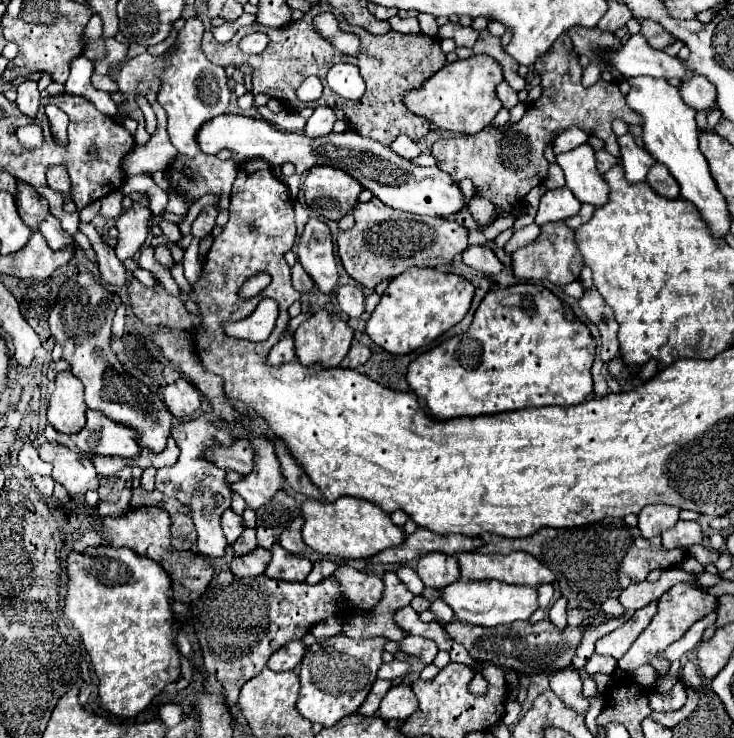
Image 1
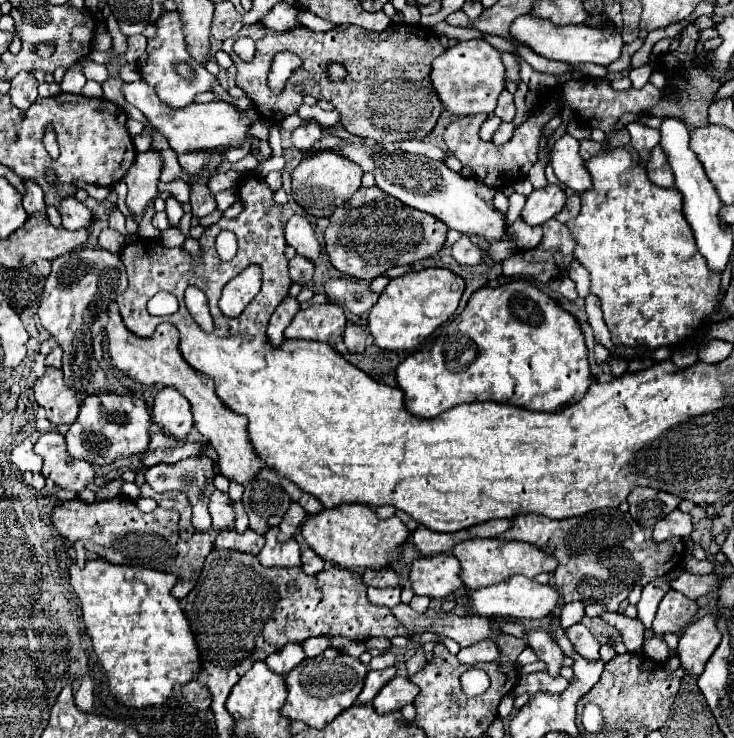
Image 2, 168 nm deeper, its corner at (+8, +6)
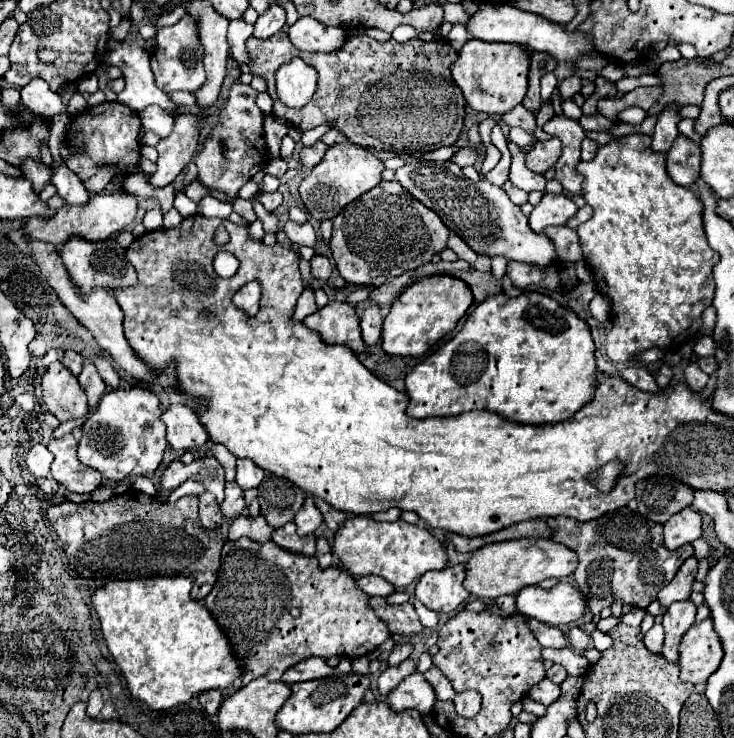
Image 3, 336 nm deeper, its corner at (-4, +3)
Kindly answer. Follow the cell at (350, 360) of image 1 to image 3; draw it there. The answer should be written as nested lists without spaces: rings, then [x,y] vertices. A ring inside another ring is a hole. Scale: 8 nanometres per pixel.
[[[370,305],[362,311],[360,315],[360,327],[362,327],[362,337],[366,345],[376,345],[382,335],[382,315],[378,305]]]

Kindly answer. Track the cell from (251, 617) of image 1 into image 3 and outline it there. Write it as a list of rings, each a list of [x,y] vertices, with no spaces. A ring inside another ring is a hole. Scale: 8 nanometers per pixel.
[[[242,537],[238,541],[226,541],[224,547],[222,547],[222,565],[220,565],[220,571],[218,571],[218,581],[216,585],[212,587],[210,595],[204,599],[204,605],[208,607],[208,611],[212,613],[212,617],[218,621],[218,625],[222,627],[222,631],[228,635],[232,647],[234,647],[234,653],[236,657],[240,659],[242,663],[242,685],[250,683],[252,679],[258,679],[260,675],[262,677],[268,677],[270,681],[280,681],[280,677],[284,675],[286,669],[290,669],[292,665],[296,665],[298,661],[302,659],[308,659],[308,657],[322,657],[322,659],[330,659],[334,655],[338,657],[348,657],[348,659],[356,659],[356,657],[362,657],[362,655],[368,655],[372,653],[380,643],[384,643],[390,633],[388,633],[388,627],[384,625],[384,621],[376,619],[376,615],[372,613],[372,609],[368,609],[368,595],[364,595],[364,591],[356,585],[354,577],[350,573],[344,573],[342,567],[328,567],[328,569],[320,569],[318,565],[318,559],[316,557],[306,557],[302,553],[294,553],[294,551],[288,551],[280,545],[276,545],[274,541],[266,541],[266,543],[256,543],[248,537]]]

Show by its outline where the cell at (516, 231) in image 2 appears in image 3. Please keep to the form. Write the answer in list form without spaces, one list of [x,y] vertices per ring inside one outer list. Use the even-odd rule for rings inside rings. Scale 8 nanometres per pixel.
[[[566,225],[564,227],[548,227],[548,229],[544,229],[544,235],[548,235],[552,239],[552,243],[556,245],[558,257],[562,261],[576,263],[584,257],[576,229],[568,229]]]

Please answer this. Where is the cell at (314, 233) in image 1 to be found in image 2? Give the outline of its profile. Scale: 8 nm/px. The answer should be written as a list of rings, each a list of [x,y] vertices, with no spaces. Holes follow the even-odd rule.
[[[292,216],[284,226],[284,236],[286,236],[286,244],[294,246],[298,256],[308,258],[310,262],[316,262],[320,258],[320,242],[308,218]]]

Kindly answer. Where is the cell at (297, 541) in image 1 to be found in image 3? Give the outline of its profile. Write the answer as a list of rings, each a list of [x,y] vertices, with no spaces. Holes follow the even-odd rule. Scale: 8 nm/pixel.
[[[308,497],[308,499],[304,501],[300,513],[296,513],[296,517],[294,517],[294,523],[296,523],[300,535],[308,535],[308,533],[312,533],[312,531],[316,531],[316,529],[320,527],[320,523],[322,523],[322,513],[316,509],[312,497]]]

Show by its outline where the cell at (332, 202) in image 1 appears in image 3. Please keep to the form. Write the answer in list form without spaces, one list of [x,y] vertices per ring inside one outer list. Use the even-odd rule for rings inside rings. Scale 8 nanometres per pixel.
[[[350,141],[336,143],[328,147],[324,159],[302,179],[300,199],[314,219],[334,219],[336,213],[342,211],[342,207],[376,187],[382,181],[382,171],[384,163],[370,149],[352,145]]]

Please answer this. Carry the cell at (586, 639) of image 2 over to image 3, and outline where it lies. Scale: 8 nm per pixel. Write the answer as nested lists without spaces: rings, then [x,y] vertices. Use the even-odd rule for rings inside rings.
[[[572,627],[568,633],[568,643],[574,651],[586,651],[590,647],[590,637],[586,631],[582,631],[580,627]]]

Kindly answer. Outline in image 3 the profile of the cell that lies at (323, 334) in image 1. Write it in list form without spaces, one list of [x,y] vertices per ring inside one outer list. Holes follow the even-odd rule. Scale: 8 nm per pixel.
[[[330,301],[326,307],[308,315],[304,323],[318,331],[330,345],[346,345],[354,353],[362,353],[366,349],[360,333],[360,321],[350,303]]]

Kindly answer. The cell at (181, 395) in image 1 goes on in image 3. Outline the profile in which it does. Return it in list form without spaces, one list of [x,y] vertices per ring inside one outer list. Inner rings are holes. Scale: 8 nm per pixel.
[[[172,403],[162,413],[162,423],[166,425],[166,439],[172,449],[200,449],[208,441],[208,433],[196,413],[184,403]]]

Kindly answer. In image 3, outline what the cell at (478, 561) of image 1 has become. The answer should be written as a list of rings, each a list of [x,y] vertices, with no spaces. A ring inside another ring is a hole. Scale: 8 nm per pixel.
[[[510,539],[502,543],[486,545],[472,553],[466,563],[464,587],[480,599],[498,599],[502,595],[518,593],[528,585],[538,585],[548,577],[568,577],[578,567],[578,557],[572,549],[554,539]]]

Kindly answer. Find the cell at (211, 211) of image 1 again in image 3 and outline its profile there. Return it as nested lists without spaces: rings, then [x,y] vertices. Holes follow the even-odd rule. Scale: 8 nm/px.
[[[236,79],[220,111],[218,125],[212,129],[212,133],[204,141],[202,151],[196,155],[200,183],[206,187],[220,189],[230,199],[234,199],[240,187],[248,179],[252,179],[264,167],[264,163],[268,163],[270,153],[264,137],[264,113],[256,105],[256,95],[258,91],[254,91],[250,85],[244,85],[240,83],[240,79]]]

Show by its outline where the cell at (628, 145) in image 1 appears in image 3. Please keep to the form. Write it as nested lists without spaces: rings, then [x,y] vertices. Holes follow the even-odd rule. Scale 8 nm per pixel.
[[[668,105],[660,117],[658,117],[658,123],[656,123],[656,129],[654,129],[654,139],[652,139],[652,149],[654,151],[668,151],[672,141],[680,135],[678,133],[678,123],[680,123],[680,107],[678,105]]]

